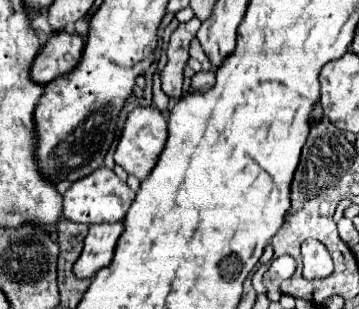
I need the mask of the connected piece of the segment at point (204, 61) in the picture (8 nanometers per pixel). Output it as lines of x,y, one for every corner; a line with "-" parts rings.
194,38
194,40
192,40
192,44
190,44
190,56
192,56
192,58
196,58
196,60
202,64
202,72
212,70
210,58
204,54
204,50
202,50
202,46
200,46
200,42
198,42
196,38

